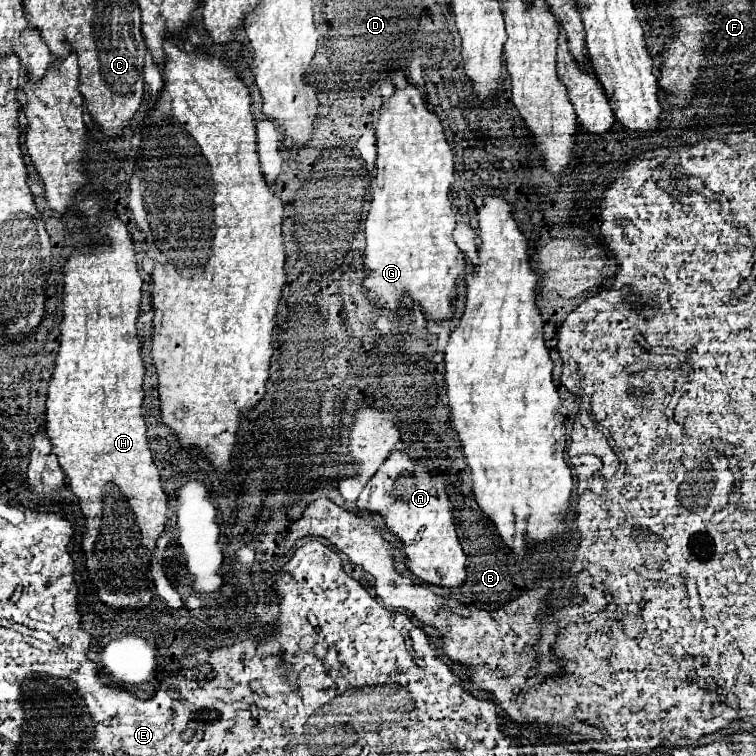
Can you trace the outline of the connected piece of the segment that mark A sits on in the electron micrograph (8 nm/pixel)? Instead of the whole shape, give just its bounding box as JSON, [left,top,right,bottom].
[358,451,466,587]

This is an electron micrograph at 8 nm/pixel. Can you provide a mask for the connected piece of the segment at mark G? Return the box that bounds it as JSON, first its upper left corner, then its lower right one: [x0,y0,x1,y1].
[364,81,464,319]

